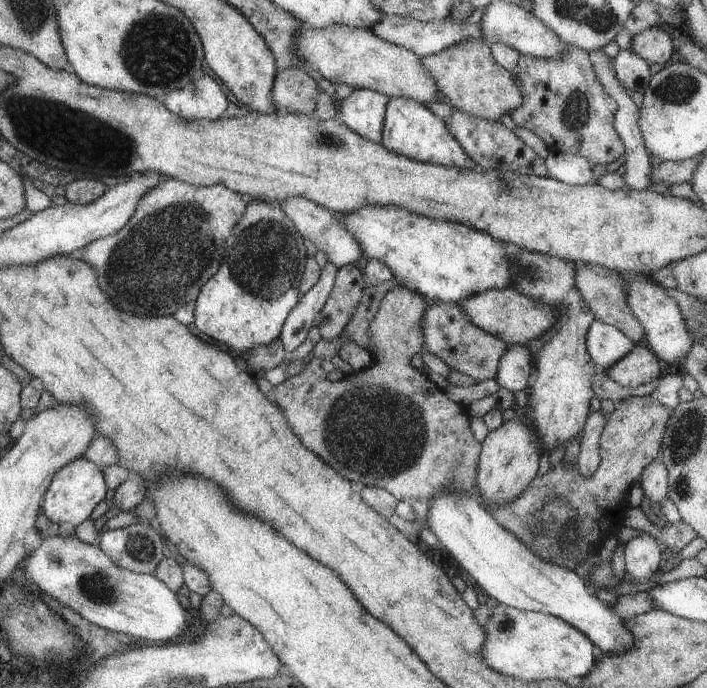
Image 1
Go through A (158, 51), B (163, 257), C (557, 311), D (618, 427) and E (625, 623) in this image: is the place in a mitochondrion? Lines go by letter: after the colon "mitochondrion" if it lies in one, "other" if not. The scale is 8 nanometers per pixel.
A: mitochondrion
B: mitochondrion
C: other
D: other
E: other

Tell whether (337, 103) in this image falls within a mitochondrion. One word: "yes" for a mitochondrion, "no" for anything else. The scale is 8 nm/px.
no

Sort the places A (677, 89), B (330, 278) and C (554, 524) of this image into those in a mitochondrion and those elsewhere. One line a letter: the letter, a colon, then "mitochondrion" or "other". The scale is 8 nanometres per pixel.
A: mitochondrion
B: other
C: mitochondrion

